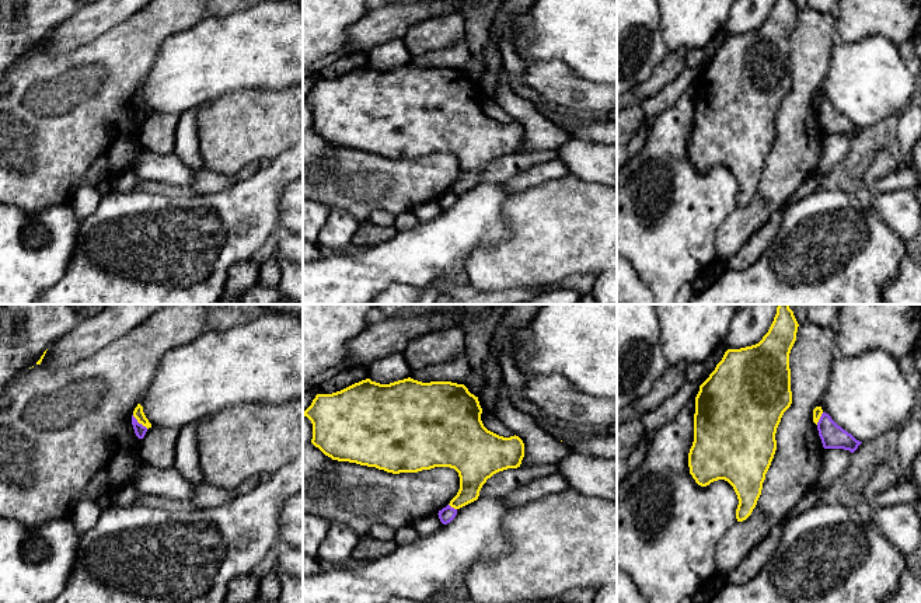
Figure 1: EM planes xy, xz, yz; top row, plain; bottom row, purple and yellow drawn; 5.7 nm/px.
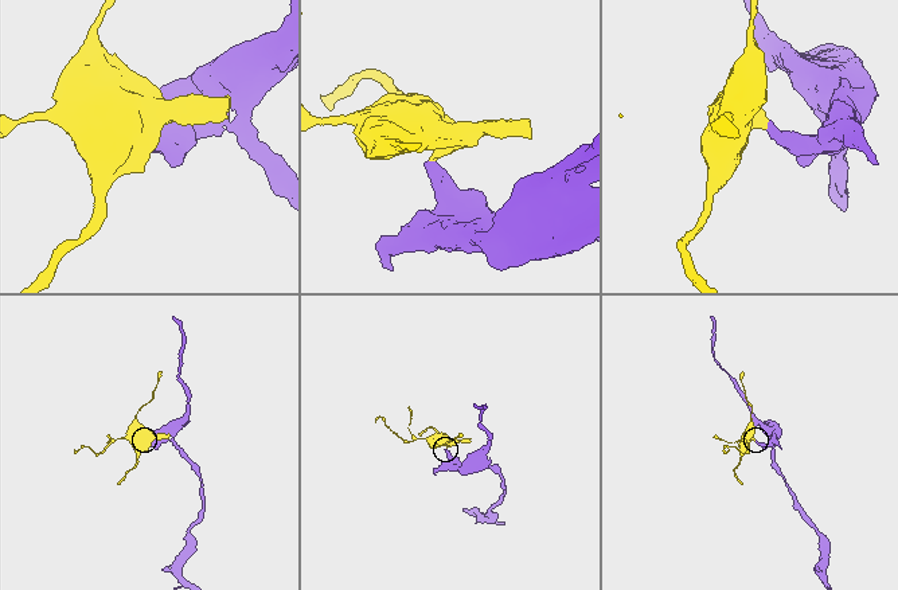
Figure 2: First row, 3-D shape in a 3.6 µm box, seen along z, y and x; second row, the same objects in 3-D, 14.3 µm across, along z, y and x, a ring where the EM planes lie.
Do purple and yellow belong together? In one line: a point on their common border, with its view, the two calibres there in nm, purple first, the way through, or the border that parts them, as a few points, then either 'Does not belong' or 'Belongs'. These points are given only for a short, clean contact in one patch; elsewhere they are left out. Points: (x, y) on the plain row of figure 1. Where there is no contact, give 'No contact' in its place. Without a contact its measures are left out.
Touches purple at xy (140, 110). Thickness 70 nm (purple) against 60 nm. Boundary: xy (132, 101), (147, 114). Does not belong

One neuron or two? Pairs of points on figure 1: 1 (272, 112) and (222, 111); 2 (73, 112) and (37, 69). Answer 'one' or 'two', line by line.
1: one
2: one

